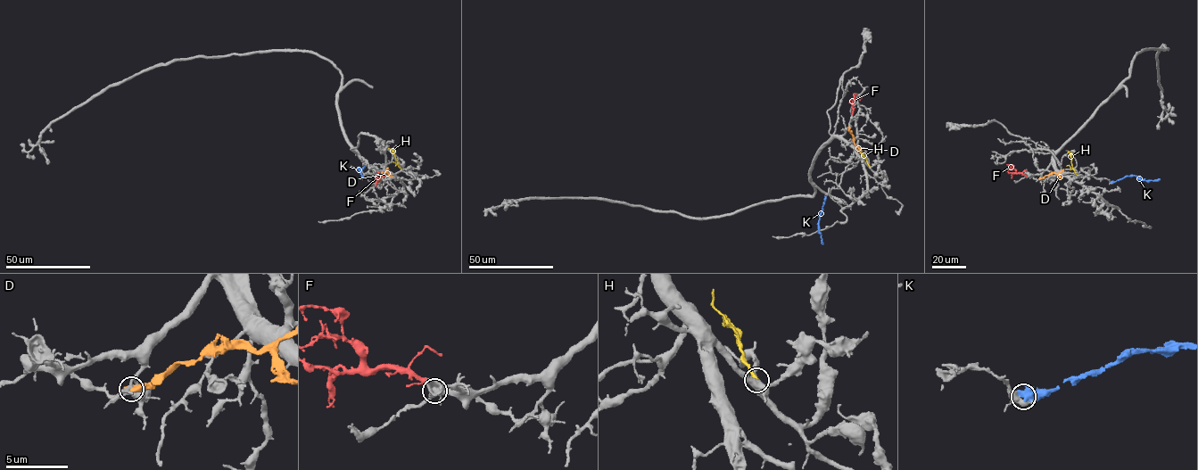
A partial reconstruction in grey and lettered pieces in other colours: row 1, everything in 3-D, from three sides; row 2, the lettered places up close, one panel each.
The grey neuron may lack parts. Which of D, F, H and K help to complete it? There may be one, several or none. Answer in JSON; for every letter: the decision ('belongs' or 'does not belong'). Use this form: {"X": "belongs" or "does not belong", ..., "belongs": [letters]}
{"D": "does not belong", "F": "belongs", "H": "does not belong", "K": "does not belong", "belongs": ["F"]}

